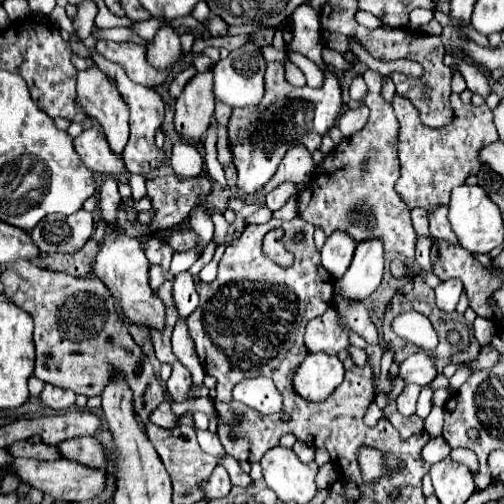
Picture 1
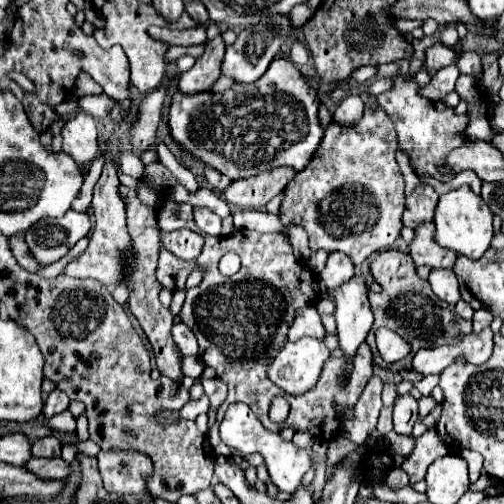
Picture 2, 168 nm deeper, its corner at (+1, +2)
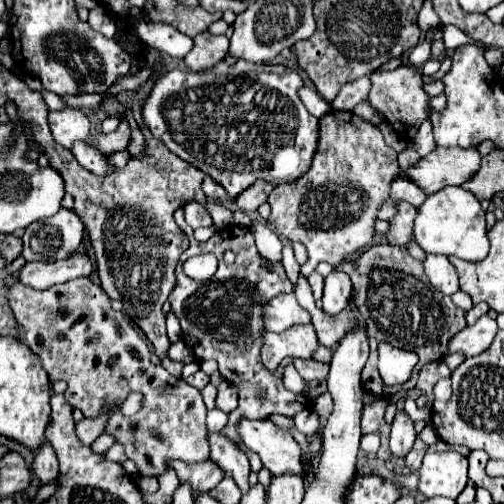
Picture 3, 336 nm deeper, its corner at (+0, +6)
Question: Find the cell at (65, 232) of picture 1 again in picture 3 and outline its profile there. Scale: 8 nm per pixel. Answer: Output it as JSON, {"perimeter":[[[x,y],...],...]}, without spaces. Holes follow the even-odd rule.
{"perimeter":[[[59,209],[53,217],[31,223],[23,235],[21,255],[27,261],[61,261],[81,245],[85,225],[71,209]]]}

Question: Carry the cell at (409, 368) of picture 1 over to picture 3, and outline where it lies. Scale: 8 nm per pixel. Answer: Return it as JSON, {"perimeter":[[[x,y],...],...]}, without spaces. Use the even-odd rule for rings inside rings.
{"perimeter":[[[483,315],[475,325],[465,327],[451,339],[449,351],[461,351],[465,353],[465,357],[479,355],[489,349],[495,335],[497,335],[495,319],[491,319],[489,315]]]}

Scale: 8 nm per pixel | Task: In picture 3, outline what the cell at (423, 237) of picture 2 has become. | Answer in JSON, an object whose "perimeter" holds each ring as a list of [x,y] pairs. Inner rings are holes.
{"perimeter":[[[397,201],[397,215],[393,221],[389,221],[387,241],[391,245],[407,245],[409,239],[413,239],[413,217],[417,215],[417,209],[409,203]]]}

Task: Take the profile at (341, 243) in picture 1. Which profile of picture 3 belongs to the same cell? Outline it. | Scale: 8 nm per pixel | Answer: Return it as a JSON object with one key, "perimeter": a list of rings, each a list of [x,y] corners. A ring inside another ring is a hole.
{"perimeter":[[[333,271],[325,277],[325,289],[323,289],[323,313],[325,315],[337,315],[349,305],[351,297],[351,281],[345,273]]]}

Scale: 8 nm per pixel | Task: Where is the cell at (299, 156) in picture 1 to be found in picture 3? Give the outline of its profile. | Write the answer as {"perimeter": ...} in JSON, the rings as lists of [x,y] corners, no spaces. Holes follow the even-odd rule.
{"perimeter":[[[257,181],[253,187],[249,187],[247,191],[243,191],[243,193],[235,199],[235,203],[237,203],[237,207],[239,207],[241,211],[257,211],[257,207],[267,201],[267,197],[269,197],[271,191],[273,191],[273,185],[271,185],[271,183]]]}

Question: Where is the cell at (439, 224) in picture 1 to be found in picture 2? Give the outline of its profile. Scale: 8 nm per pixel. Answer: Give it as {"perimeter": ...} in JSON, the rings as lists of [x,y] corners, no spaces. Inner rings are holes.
{"perimeter":[[[420,183],[414,189],[414,193],[406,199],[406,211],[402,215],[404,225],[416,229],[420,221],[432,221],[436,211],[436,201],[438,201],[438,193],[434,191],[434,187]]]}

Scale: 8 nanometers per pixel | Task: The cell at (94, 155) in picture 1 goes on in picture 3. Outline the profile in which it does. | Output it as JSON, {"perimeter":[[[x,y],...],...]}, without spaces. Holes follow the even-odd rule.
{"perimeter":[[[81,109],[49,111],[49,127],[53,139],[65,149],[71,149],[73,141],[89,141],[89,119]]]}

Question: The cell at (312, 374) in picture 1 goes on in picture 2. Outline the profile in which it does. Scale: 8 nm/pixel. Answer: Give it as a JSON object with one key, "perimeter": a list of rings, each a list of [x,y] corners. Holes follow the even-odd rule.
{"perimeter":[[[304,337],[296,343],[288,341],[274,357],[268,369],[268,377],[282,391],[290,395],[300,395],[316,385],[328,359],[330,351],[324,341],[312,337]]]}

